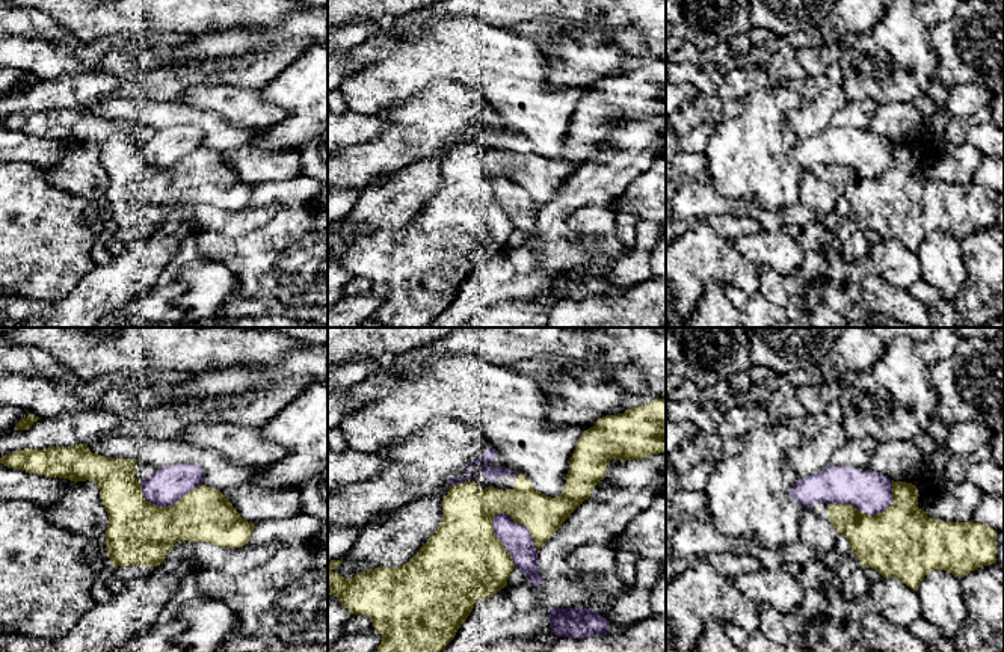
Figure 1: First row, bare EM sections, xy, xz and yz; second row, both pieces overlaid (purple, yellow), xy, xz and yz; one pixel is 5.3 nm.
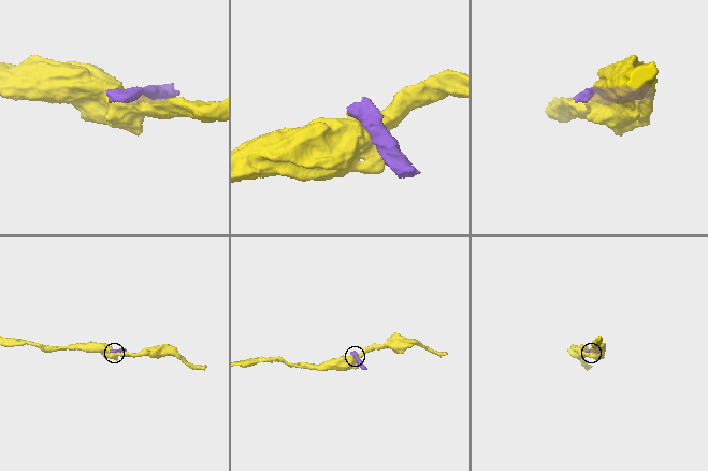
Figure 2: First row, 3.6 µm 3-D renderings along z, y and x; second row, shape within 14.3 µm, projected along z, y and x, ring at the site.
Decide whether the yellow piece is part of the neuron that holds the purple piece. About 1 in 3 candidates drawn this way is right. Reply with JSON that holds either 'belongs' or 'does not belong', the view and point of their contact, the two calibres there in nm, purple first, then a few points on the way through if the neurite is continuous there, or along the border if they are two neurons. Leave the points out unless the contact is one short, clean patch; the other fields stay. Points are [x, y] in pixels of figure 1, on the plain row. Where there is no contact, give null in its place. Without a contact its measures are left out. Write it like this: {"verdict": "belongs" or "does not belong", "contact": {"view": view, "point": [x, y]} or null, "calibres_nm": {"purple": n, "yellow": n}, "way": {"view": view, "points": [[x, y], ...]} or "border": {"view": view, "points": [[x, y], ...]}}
{"verdict": "does not belong", "contact": {"view": "xz", "point": [498, 201]}, "calibres_nm": {"purple": 160, "yellow": 440}}

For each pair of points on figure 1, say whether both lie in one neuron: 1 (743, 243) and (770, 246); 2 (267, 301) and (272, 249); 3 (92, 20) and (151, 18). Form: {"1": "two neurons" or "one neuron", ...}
{"1": "one neuron", "2": "two neurons", "3": "one neuron"}

